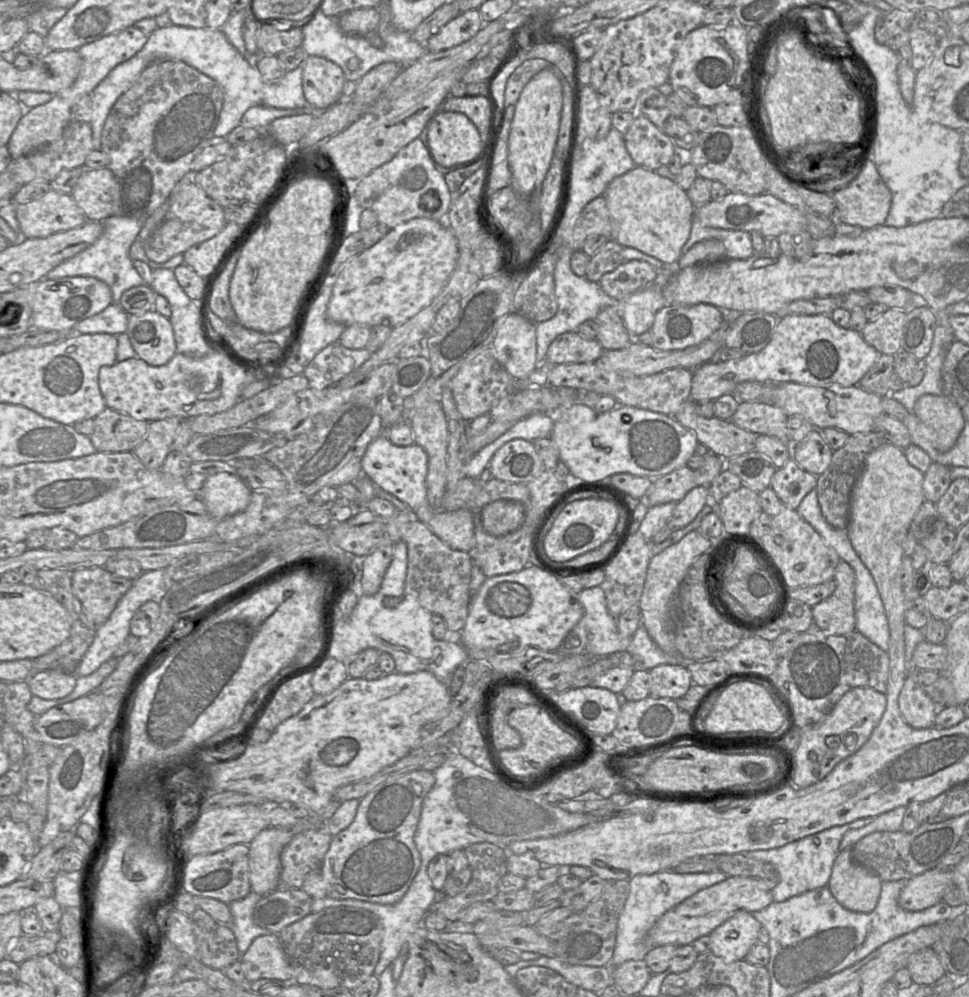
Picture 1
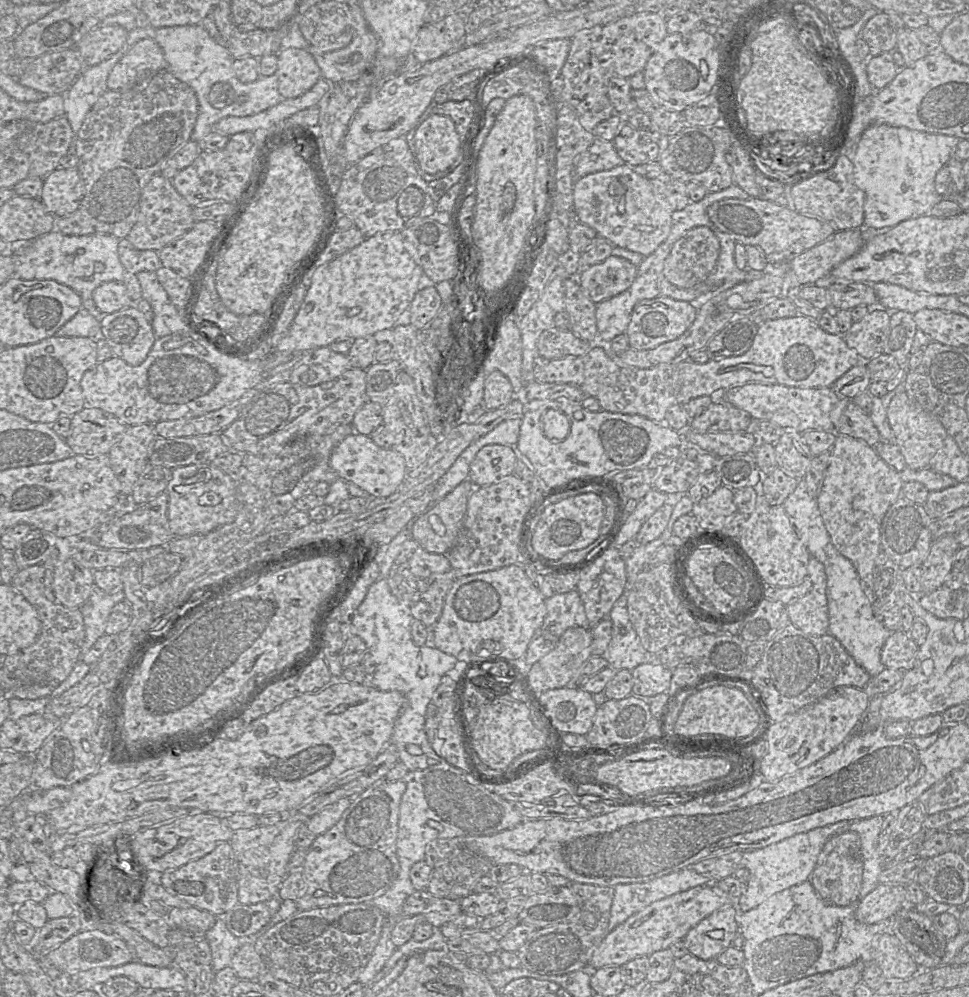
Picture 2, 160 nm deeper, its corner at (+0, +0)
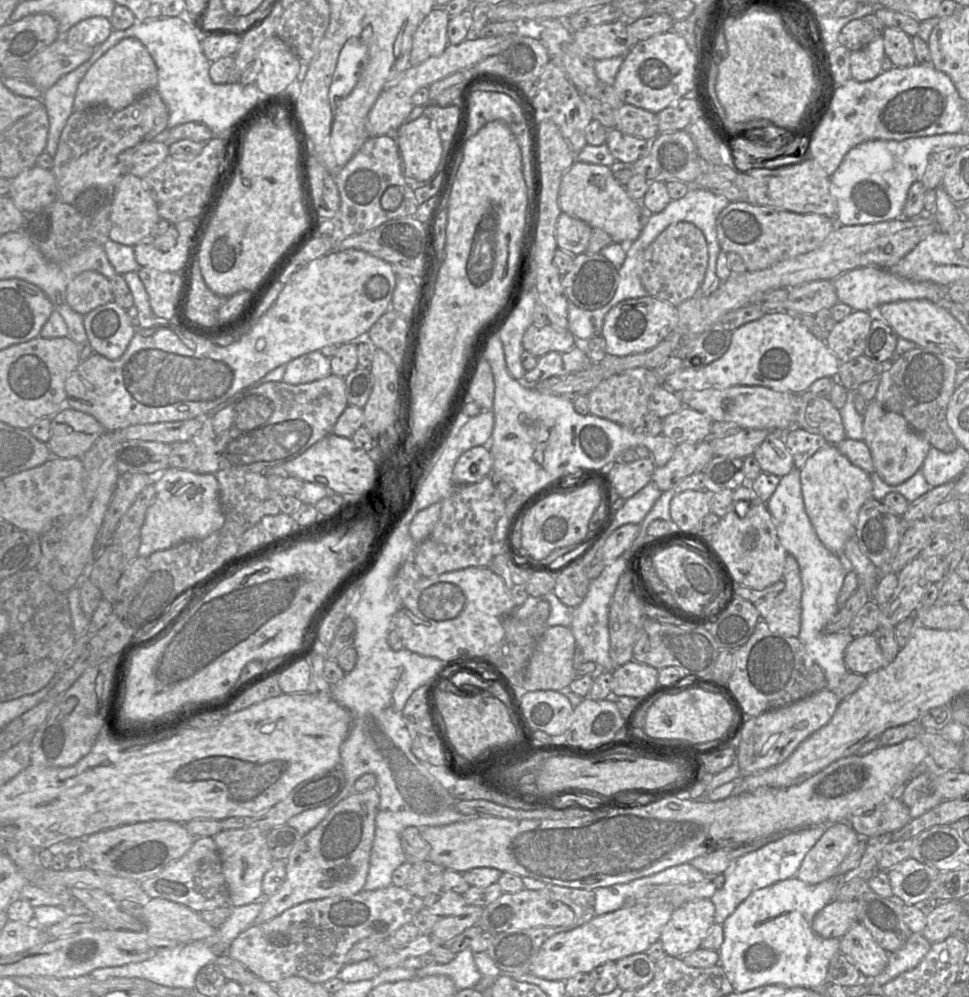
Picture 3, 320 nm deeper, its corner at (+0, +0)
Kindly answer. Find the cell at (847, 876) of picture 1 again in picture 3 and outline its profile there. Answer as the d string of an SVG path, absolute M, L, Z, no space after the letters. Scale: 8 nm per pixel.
M846 822L823 825L826 830L804 857L796 878L818 884L836 876L841 862L854 850L861 836Z

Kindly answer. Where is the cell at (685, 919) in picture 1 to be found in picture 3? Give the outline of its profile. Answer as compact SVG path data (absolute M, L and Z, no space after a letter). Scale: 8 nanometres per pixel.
M635 905L622 907L616 911L594 916L590 921L567 932L557 933L548 938L539 949L530 965L530 973L546 980L567 980L579 973L589 973L599 965L617 961L632 954L645 952L647 948L659 941L665 924L676 908L669 906Z

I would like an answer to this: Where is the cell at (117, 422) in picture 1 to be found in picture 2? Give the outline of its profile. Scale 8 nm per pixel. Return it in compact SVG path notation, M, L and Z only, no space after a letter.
M85 407L71 416L71 433L65 439L73 454L108 454L127 428L116 416L100 408Z

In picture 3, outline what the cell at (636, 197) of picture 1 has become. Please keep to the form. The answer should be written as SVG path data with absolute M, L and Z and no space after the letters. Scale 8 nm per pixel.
M574 162L562 177L558 202L562 212L586 222L592 228L604 230L615 243L633 242L647 221L648 211L641 202L628 196L624 186L615 179L613 170L604 165Z

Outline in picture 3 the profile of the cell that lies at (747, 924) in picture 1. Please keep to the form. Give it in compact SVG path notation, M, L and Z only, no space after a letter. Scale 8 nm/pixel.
M698 899L677 907L662 929L659 942L668 956L683 957L700 948L709 929L715 924L715 906L710 899Z

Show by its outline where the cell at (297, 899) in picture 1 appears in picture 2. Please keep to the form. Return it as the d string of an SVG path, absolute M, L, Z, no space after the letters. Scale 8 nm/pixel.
M274 897L264 902L251 905L238 903L231 910L219 916L227 929L237 937L254 937L269 924L278 912L281 902L279 897Z

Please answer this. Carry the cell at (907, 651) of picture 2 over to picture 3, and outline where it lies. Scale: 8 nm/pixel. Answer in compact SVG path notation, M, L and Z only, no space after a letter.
M873 634L854 638L845 649L844 662L849 672L864 676L890 663Z

